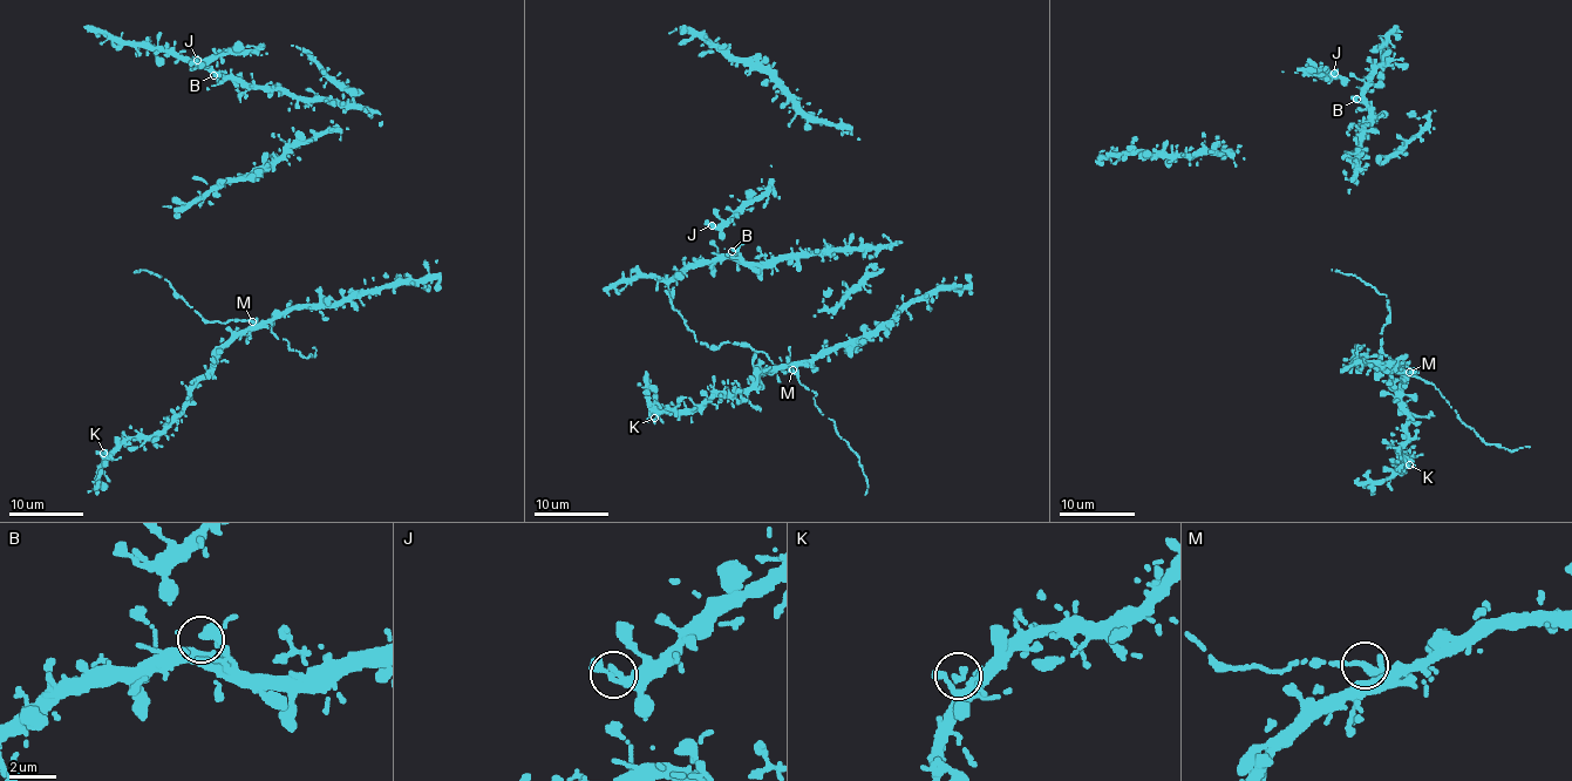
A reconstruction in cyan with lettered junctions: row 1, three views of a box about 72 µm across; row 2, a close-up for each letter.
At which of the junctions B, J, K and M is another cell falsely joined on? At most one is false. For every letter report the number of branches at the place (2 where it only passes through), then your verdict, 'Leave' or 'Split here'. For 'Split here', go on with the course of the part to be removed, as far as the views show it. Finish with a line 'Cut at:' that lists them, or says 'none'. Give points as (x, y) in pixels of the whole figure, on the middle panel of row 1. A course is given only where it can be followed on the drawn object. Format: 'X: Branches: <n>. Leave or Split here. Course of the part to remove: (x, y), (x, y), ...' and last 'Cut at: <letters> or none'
B: Branches: 3. Leave
J: Branches: 2. Leave
K: Branches: 2. Leave
M: Branches: 3. Split here. Course of the part to remove: (791, 369), (782, 372), (763, 352), (744, 346), (725, 341), (712, 347), (698, 341), (665, 286)
Cut at: M

